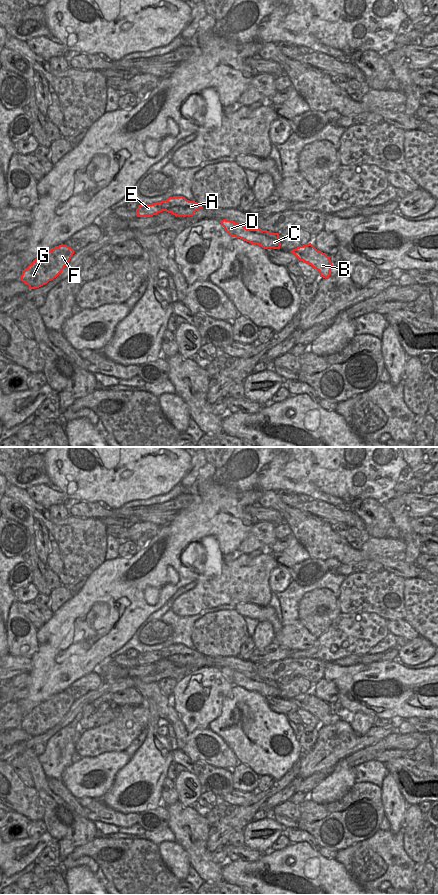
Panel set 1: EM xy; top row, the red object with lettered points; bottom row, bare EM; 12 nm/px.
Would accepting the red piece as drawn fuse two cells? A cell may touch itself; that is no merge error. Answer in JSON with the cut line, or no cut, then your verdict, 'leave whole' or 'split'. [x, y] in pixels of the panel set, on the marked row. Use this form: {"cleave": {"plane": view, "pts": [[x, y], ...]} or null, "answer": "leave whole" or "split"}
{"cleave": {"plane": "xy", "pts": [[160, 202], [162, 210]]}, "answer": "split"}

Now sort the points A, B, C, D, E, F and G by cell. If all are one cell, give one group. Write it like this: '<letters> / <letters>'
A B C D / E F G

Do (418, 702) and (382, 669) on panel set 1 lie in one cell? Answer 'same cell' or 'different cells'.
same cell

